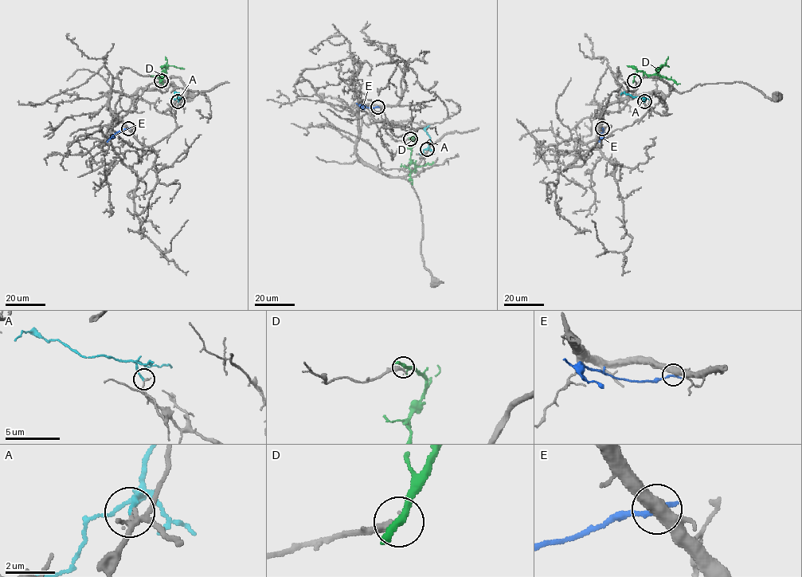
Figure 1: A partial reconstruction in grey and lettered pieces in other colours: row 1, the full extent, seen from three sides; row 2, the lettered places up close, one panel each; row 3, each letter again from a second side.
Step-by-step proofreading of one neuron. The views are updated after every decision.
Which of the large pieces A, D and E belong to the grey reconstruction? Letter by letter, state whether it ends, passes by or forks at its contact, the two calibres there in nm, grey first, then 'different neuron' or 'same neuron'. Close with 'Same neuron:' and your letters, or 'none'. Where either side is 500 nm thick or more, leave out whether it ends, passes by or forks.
A: it ends | 160/190 nm | different neuron
D: it ends | 340/380 nm | different neuron
E: 500/260 nm | different neuron
Same neuron: none

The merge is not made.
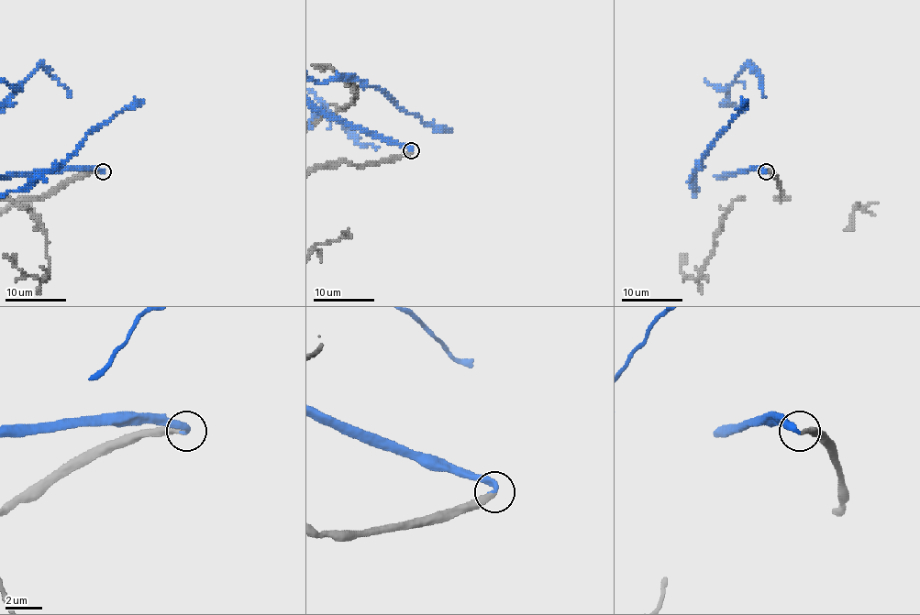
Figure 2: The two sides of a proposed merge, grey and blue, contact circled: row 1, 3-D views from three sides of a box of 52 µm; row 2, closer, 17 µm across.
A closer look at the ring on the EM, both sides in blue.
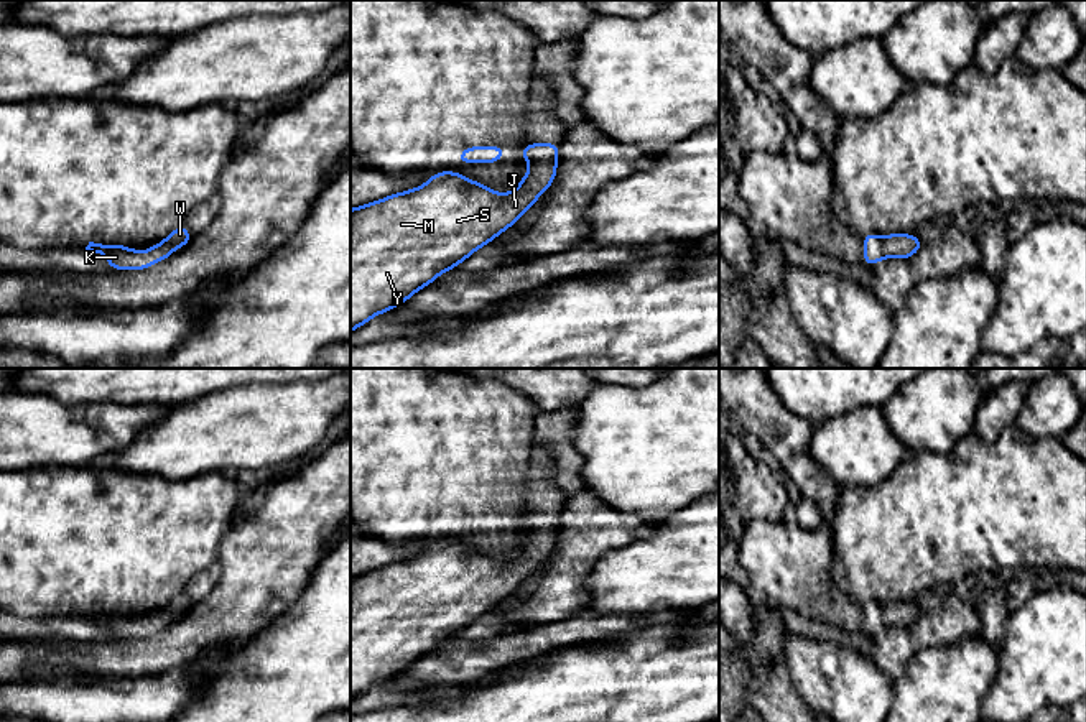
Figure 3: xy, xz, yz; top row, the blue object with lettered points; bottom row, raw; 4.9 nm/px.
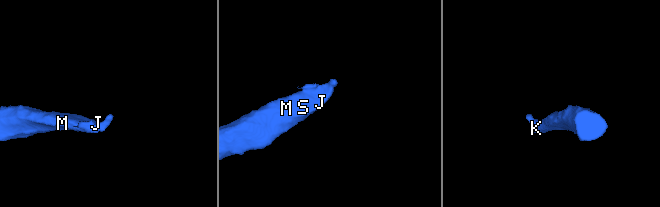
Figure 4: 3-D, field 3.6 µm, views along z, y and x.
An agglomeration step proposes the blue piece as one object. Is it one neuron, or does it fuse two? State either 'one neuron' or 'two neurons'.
one neuron

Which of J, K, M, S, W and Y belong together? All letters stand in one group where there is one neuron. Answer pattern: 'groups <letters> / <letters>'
groups J K M S W Y

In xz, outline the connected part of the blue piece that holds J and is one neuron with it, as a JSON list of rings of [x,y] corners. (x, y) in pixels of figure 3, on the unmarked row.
[[[559,511],[522,516],[520,525],[531,533],[512,561],[500,562],[462,543],[439,539],[420,556],[350,577],[350,701],[408,669],[512,595],[553,553],[558,521]]]

